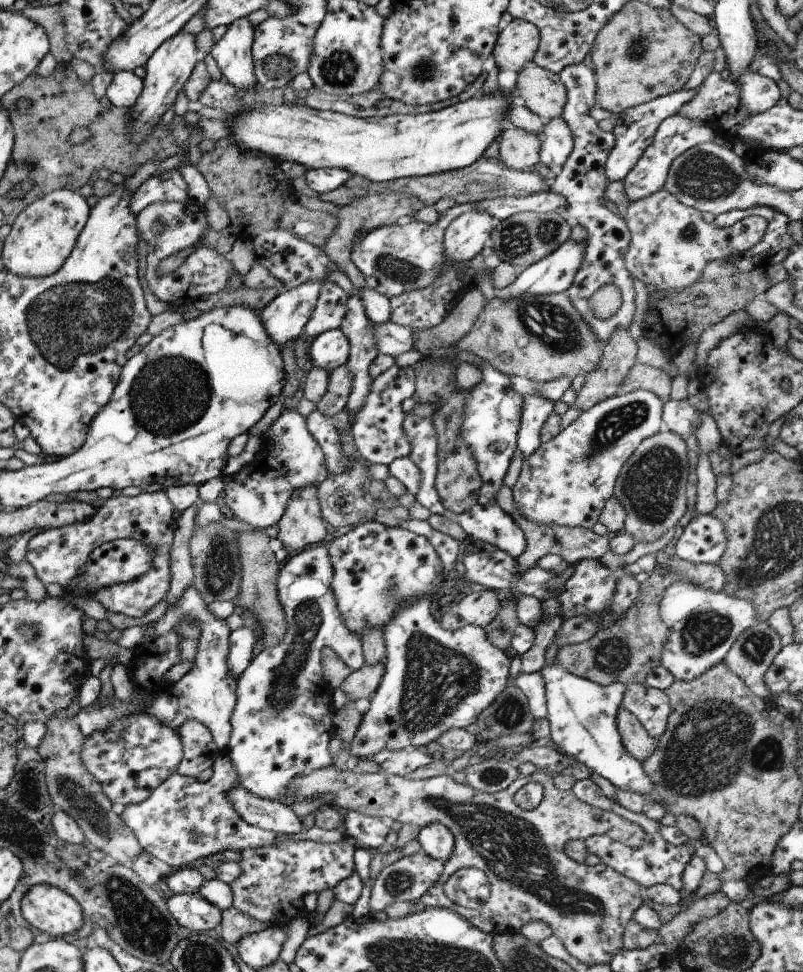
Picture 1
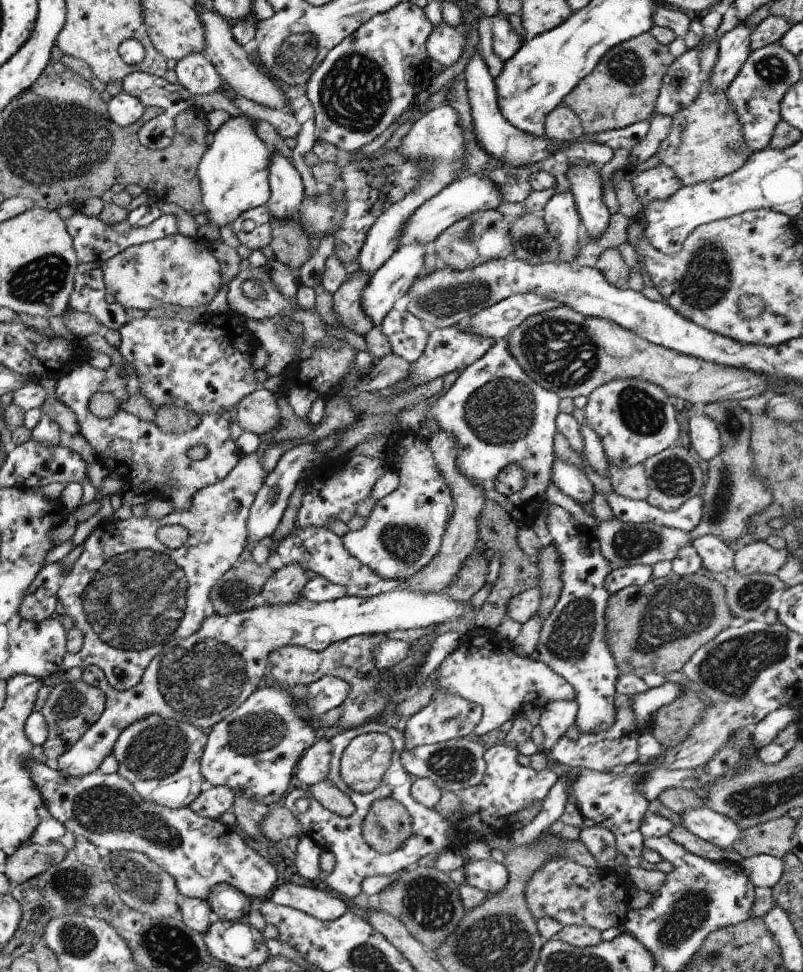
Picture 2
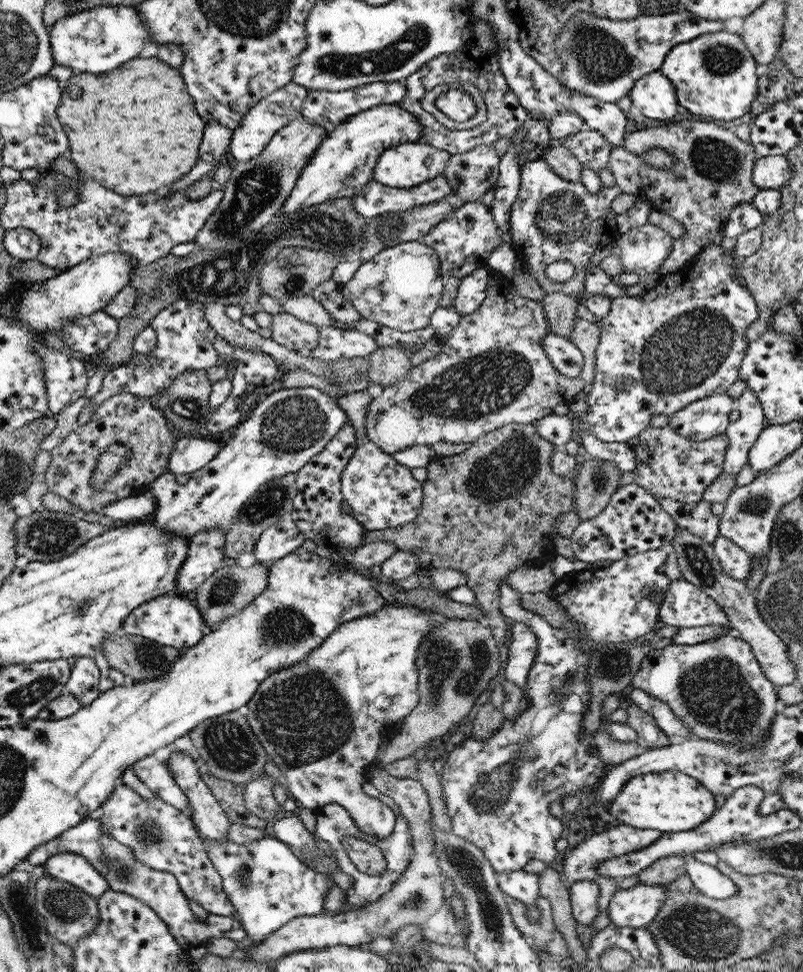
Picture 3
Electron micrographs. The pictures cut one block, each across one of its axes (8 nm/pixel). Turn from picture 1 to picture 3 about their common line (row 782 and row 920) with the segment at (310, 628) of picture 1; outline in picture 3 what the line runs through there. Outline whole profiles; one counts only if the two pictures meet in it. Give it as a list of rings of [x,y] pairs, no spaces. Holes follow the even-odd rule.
[[[267,835],[260,840],[248,842],[246,844],[223,840],[219,844],[207,842],[202,838],[205,850],[210,858],[210,862],[224,879],[225,893],[229,895],[230,902],[237,910],[236,918],[247,930],[246,941],[261,943],[269,934],[276,933],[286,923],[293,918],[301,916],[320,915],[324,909],[324,897],[326,890],[334,882],[328,873],[318,873],[318,870],[311,870],[306,865],[305,858],[298,850],[294,850],[290,844],[280,842],[276,837]]]

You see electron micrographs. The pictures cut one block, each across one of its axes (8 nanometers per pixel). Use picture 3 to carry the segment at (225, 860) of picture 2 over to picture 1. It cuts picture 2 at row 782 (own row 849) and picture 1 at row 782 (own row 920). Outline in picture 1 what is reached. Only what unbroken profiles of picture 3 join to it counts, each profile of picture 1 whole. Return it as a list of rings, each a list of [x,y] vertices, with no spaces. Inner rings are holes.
[[[221,752],[214,761],[213,775],[208,781],[200,782],[197,778],[176,772],[153,790],[144,802],[128,805],[122,812],[121,819],[134,833],[144,851],[163,860],[174,870],[185,868],[194,860],[216,854],[220,850],[254,850],[268,845],[279,845],[290,839],[334,844],[346,838],[346,834],[336,829],[325,831],[316,826],[306,832],[285,835],[251,825],[234,810],[230,800],[230,789],[238,786],[240,784],[236,767],[232,759]]]

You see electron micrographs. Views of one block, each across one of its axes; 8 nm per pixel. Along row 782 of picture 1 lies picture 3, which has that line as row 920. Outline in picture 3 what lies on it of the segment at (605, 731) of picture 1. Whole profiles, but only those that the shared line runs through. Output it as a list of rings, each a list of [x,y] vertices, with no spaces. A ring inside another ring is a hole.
[[[637,884],[618,890],[607,908],[613,926],[647,927],[662,908],[667,887]]]

